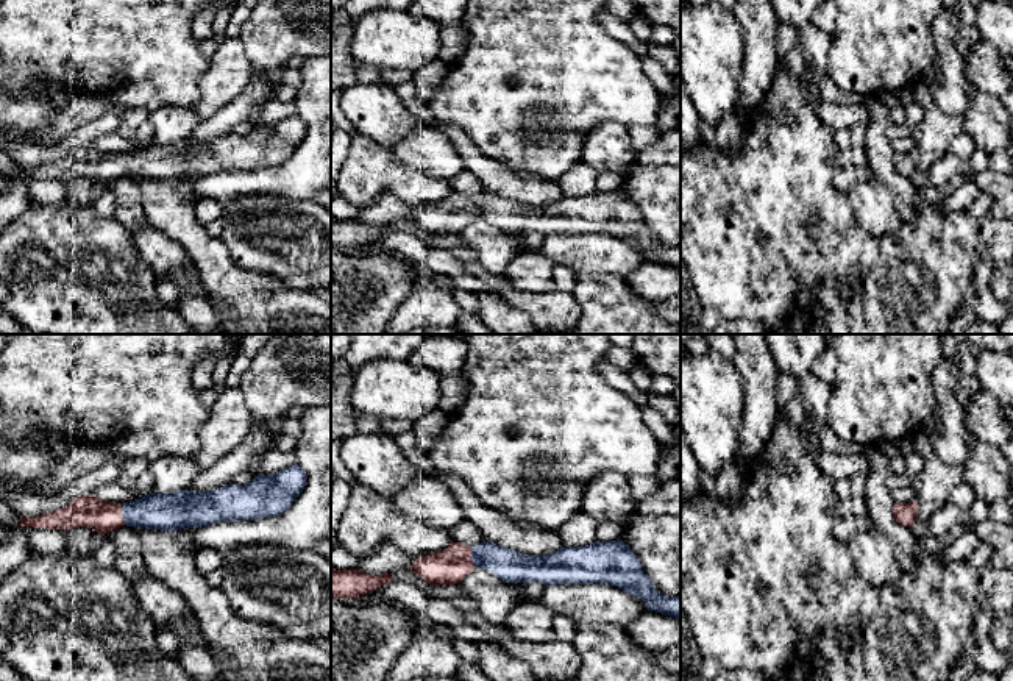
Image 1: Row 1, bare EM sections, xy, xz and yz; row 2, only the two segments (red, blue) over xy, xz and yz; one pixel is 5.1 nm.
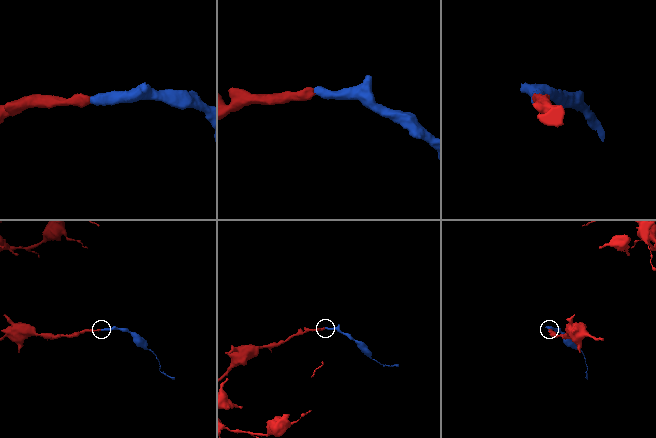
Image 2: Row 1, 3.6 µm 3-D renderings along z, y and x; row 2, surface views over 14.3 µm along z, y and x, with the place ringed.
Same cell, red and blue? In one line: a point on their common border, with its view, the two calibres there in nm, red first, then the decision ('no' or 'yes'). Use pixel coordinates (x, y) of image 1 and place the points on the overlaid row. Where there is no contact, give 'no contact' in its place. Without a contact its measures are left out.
meets red in xy at (120, 514); 160 nm thick on the red side, 190 nm on the other; yes

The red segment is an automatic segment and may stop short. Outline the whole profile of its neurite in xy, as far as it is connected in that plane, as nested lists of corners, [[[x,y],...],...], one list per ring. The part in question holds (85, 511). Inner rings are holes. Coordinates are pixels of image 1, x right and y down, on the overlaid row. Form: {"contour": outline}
{"contour": [[[293,464],[270,476],[258,475],[245,486],[228,484],[206,492],[153,492],[130,503],[108,503],[89,494],[50,514],[20,515],[19,525],[47,529],[91,526],[101,536],[123,525],[165,531],[201,528],[283,514],[304,486],[306,473]]]}

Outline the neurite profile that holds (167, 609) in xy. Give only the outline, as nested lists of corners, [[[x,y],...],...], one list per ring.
[[[148,575],[131,581],[130,589],[155,623],[156,631],[172,631],[179,642],[189,639],[206,645],[190,606],[170,586]]]

